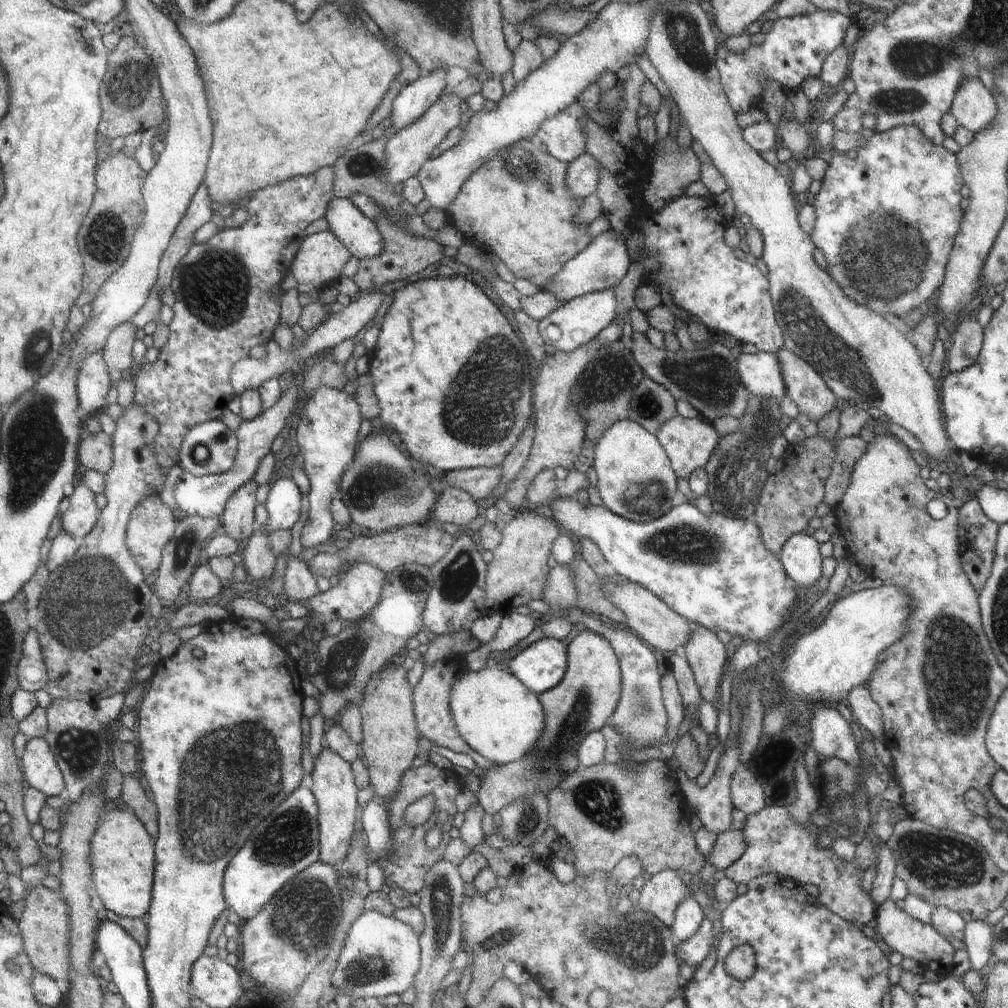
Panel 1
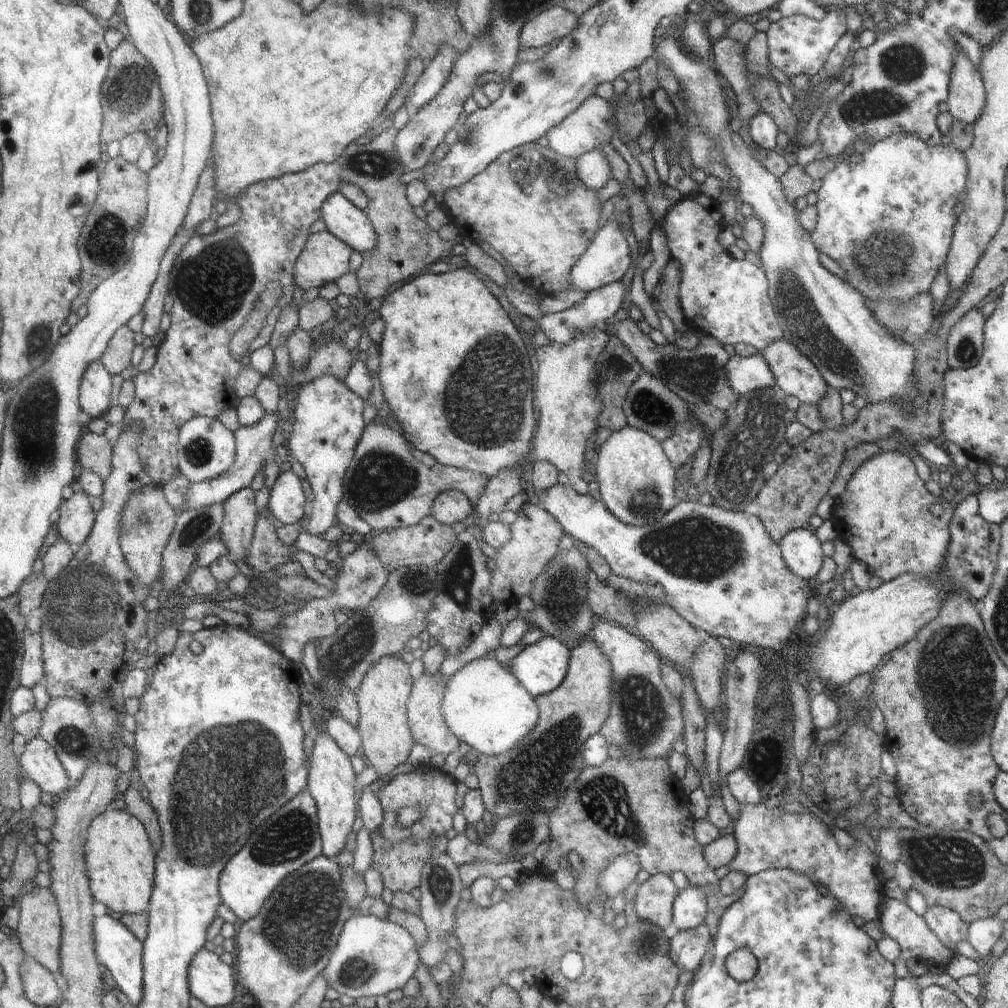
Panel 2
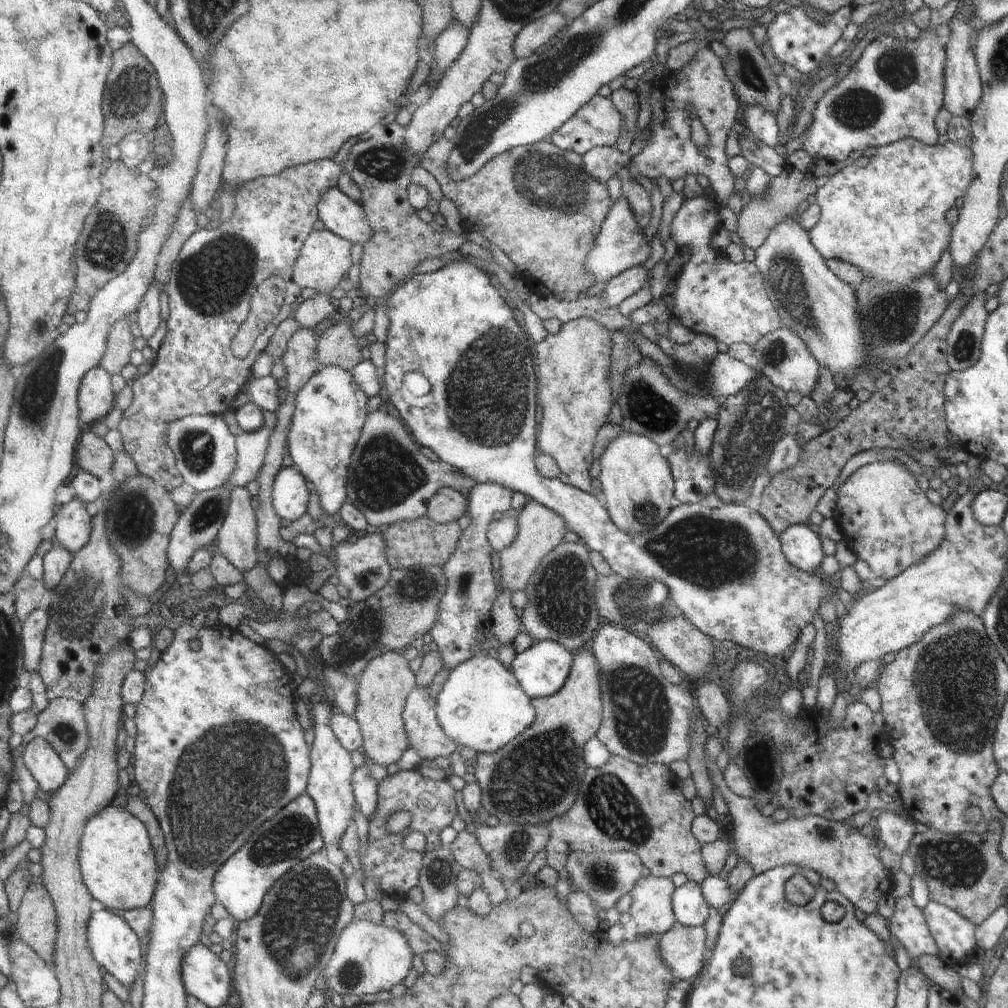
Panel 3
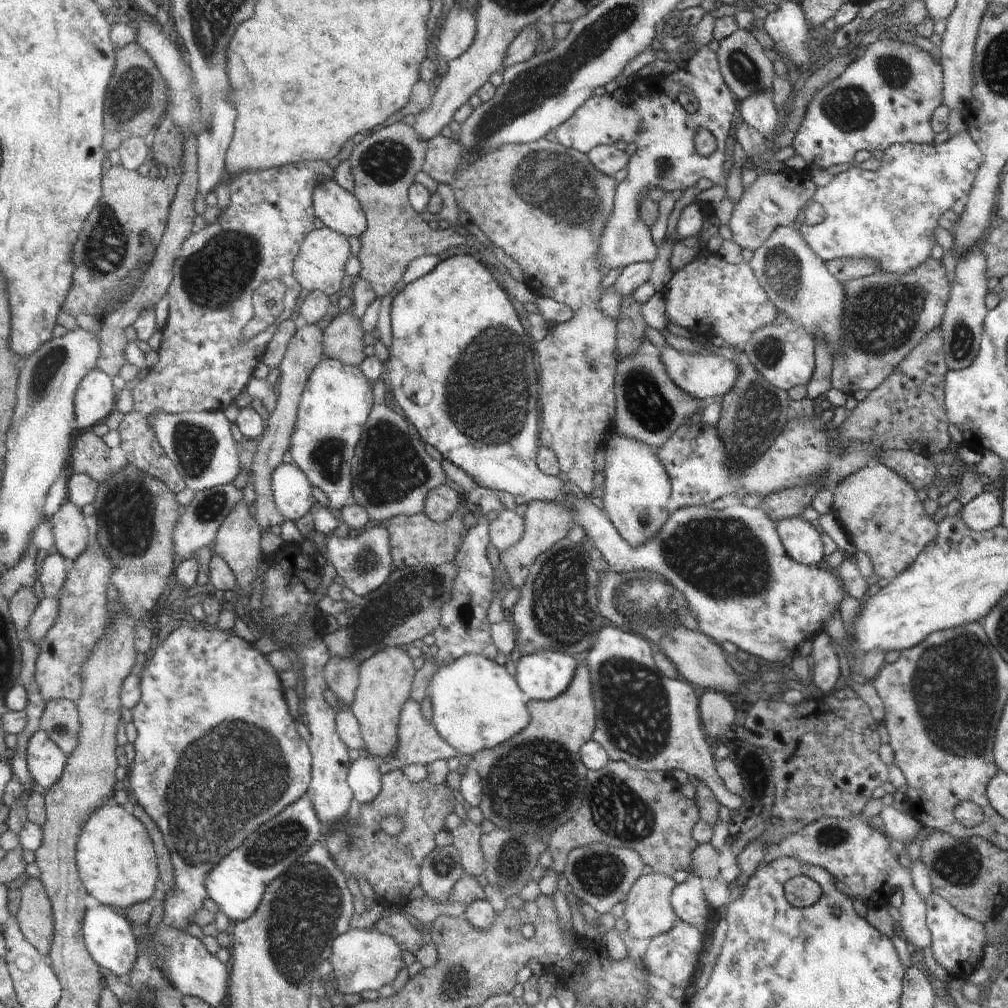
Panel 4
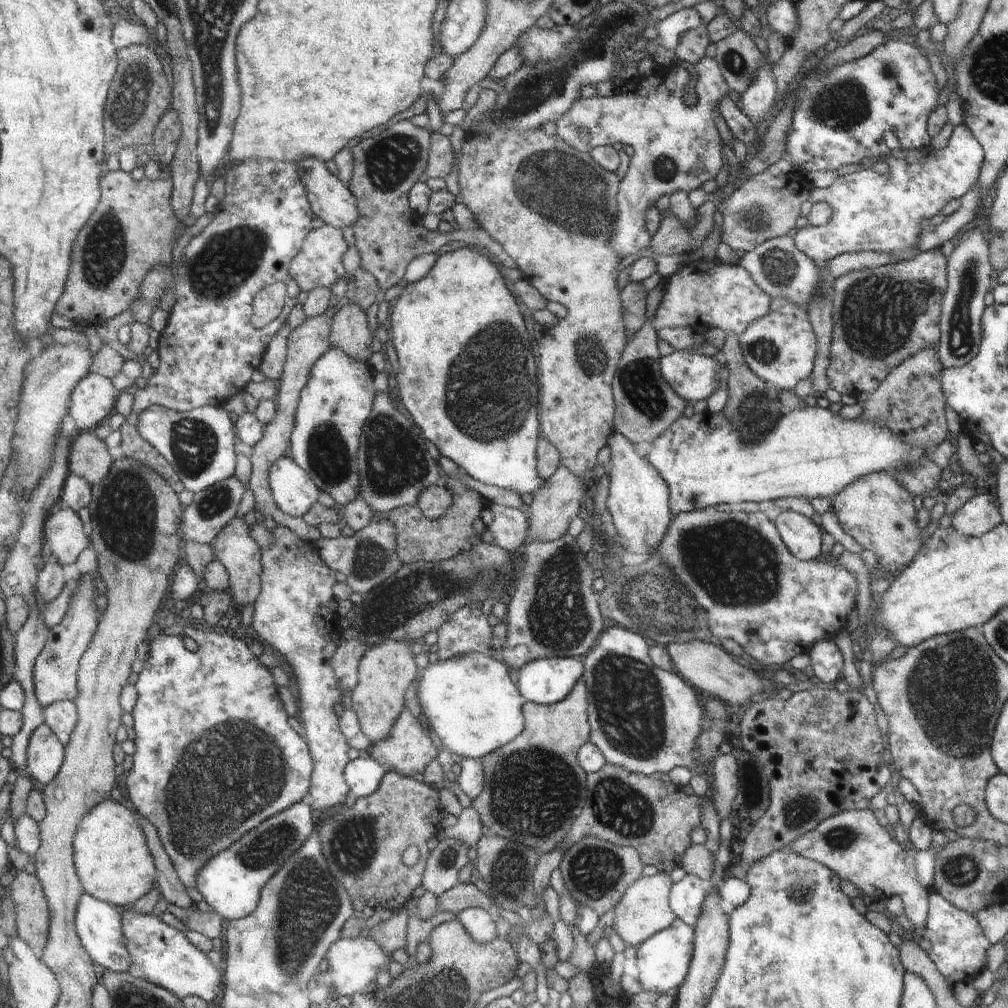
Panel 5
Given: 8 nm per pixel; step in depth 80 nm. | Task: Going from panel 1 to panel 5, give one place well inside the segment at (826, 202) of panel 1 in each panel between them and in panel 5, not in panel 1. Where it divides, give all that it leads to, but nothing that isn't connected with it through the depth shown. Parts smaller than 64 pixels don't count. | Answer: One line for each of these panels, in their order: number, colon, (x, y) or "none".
2: (887, 221)
3: (888, 219)
4: (889, 215)
5: (871, 212)

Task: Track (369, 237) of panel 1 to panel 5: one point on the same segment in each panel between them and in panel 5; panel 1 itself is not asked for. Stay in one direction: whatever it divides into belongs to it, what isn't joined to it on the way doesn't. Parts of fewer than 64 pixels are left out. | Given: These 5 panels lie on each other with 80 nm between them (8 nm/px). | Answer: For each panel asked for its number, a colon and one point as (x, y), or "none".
2: (343, 218)
3: (342, 215)
4: (338, 209)
5: (332, 201)

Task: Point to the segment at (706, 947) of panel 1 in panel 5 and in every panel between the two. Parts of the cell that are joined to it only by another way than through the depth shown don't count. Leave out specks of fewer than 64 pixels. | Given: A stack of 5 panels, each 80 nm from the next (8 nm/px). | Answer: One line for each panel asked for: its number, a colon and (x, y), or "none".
2: (687, 947)
3: (681, 949)
4: (673, 956)
5: (663, 961)

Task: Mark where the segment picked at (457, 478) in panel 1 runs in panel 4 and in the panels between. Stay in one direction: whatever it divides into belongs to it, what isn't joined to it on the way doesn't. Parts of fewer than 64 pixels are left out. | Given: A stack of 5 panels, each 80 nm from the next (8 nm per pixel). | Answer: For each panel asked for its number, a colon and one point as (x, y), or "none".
2: (384, 483)
3: (389, 479)
4: (391, 472)

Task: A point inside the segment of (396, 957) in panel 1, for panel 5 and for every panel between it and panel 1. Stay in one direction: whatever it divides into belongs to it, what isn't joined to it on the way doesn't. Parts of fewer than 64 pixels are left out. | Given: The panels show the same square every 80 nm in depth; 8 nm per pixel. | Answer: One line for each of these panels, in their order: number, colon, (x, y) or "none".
2: (374, 956)
3: (369, 958)
4: (362, 960)
5: (352, 963)

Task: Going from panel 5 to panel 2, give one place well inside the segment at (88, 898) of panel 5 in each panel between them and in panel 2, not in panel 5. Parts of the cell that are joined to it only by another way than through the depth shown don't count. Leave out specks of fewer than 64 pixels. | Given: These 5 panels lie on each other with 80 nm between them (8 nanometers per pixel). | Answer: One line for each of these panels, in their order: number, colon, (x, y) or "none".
2: (119, 949)
3: (115, 943)
4: (109, 934)

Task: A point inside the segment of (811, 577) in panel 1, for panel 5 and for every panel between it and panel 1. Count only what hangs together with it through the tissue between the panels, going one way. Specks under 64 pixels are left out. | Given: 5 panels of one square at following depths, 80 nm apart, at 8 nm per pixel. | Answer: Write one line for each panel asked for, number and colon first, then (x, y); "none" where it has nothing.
2: (801, 550)
3: (800, 545)
4: (802, 541)
5: (802, 537)

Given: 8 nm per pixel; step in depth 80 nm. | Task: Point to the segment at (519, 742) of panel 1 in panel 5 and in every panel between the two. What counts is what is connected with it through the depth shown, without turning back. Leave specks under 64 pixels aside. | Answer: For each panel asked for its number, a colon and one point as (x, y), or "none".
2: (485, 705)
3: (481, 705)
4: (477, 704)
5: (472, 702)

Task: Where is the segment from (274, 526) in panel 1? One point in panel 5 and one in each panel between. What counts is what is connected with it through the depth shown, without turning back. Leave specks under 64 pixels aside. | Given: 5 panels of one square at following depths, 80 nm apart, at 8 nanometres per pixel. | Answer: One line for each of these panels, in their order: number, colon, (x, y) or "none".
2: (286, 502)
3: (289, 493)
4: (292, 490)
5: (294, 491)

